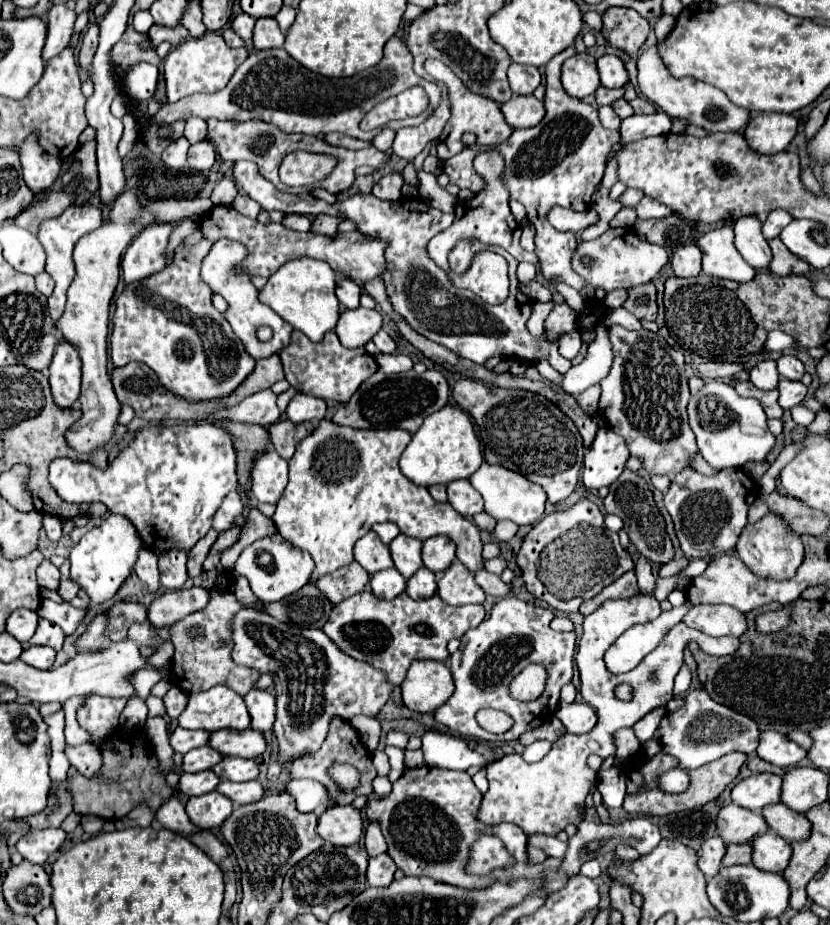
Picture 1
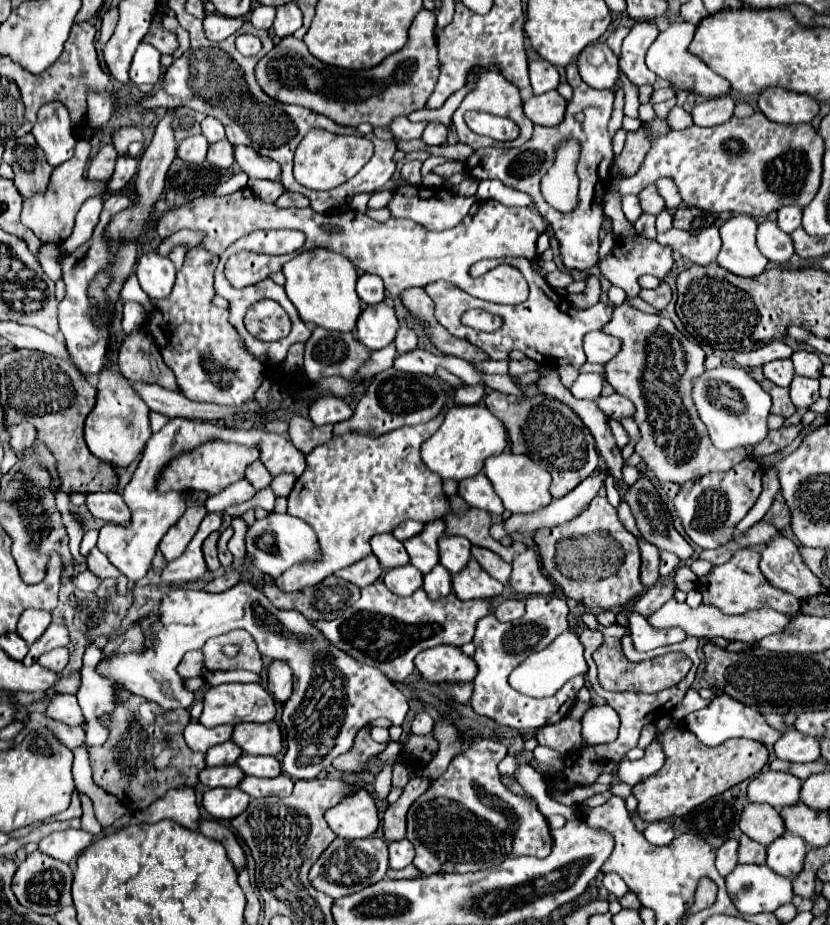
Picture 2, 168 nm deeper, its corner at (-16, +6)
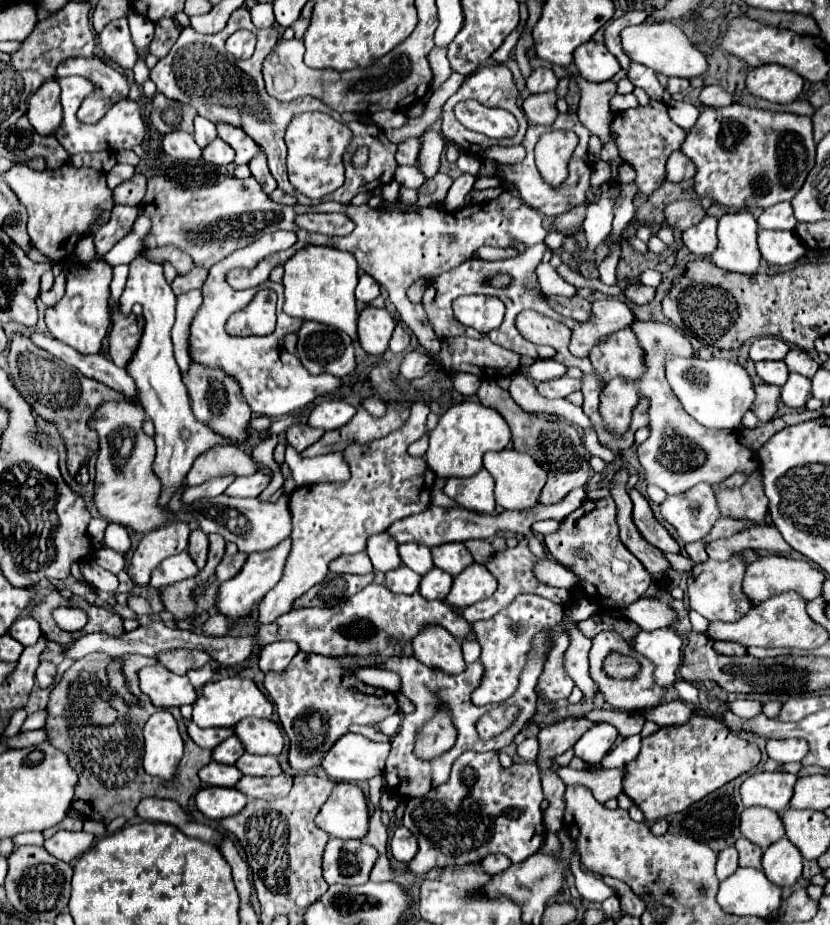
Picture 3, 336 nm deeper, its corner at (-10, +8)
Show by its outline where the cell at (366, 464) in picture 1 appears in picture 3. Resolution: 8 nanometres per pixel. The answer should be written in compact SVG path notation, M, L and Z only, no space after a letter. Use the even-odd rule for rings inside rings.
M416 401L406 425L382 439L366 445L352 443L342 455L350 467L350 479L342 483L316 483L296 487L288 497L292 513L292 549L284 565L282 579L270 589L258 607L260 623L272 623L282 613L290 611L296 597L302 597L310 587L326 577L330 561L340 555L352 555L366 549L370 535L386 531L394 521L422 513L430 505L430 491L436 479L424 457L408 455L408 445L428 433L426 417L430 407Z

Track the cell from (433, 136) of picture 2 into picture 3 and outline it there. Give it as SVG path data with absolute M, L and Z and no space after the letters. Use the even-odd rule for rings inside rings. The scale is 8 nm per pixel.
M436 45L428 53L428 63L430 63L430 69L434 73L432 89L438 89L452 75L452 69L450 69L450 63L448 63L448 57L446 57L446 47L438 47Z

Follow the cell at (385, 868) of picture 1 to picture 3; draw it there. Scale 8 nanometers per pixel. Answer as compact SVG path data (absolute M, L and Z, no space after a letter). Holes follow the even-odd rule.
M404 825L394 831L390 839L390 851L392 851L392 857L400 863L408 863L416 855L418 845L414 841L414 835Z

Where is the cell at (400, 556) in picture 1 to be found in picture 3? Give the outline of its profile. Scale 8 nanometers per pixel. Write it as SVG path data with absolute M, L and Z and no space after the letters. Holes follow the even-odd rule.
M402 543L398 545L400 551L400 559L406 567L410 567L412 571L416 571L418 575L426 575L434 563L432 563L432 555L430 555L430 547L426 545L414 545L414 543Z

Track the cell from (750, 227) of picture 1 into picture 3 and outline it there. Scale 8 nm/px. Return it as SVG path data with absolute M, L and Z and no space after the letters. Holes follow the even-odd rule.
M760 231L758 249L770 265L790 265L806 253L794 231Z

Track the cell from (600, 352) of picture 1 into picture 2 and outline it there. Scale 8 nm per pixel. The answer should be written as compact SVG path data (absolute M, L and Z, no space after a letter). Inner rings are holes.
M580 373L570 391L578 399L596 399L602 391L602 379L600 373Z

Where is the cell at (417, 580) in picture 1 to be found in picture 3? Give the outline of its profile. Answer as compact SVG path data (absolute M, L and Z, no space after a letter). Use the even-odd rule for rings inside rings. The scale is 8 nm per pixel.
M434 567L432 571L428 571L422 577L418 593L424 599L446 599L448 591L450 591L450 585L452 585L452 575L448 575L442 569Z

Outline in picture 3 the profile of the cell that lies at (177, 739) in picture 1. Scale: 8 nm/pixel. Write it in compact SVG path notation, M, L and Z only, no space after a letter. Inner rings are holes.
M196 723L188 725L188 735L190 739L202 747L202 749L214 749L216 745L220 745L224 739L228 739L234 731L228 727L210 727L210 729L202 729Z

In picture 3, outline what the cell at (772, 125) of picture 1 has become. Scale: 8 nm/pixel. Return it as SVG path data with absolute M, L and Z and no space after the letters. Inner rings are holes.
M764 65L752 69L746 79L746 91L754 97L762 97L772 103L794 103L800 99L804 79L782 67L782 65Z

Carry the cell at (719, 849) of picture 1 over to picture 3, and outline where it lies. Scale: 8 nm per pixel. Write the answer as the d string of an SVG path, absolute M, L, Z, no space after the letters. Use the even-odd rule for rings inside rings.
M734 845L726 847L724 851L720 851L718 855L718 863L716 863L716 877L720 881L724 881L726 877L730 877L734 871L738 869L738 851Z

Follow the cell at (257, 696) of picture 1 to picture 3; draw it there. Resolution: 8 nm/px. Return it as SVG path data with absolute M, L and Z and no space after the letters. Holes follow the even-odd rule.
M278 641L278 643L270 643L262 649L260 653L260 671L264 675L268 673L284 673L288 663L292 661L292 657L298 653L298 645L294 645L292 641Z

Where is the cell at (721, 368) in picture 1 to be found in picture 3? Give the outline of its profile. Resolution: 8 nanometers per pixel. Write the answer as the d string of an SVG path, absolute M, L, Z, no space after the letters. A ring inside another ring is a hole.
M760 337L750 347L750 359L752 361L766 361L766 359L784 359L790 347L776 337Z

